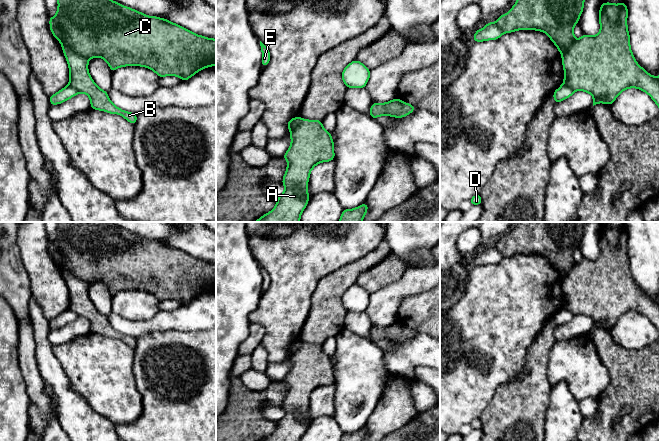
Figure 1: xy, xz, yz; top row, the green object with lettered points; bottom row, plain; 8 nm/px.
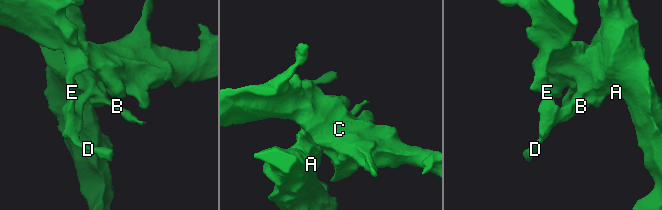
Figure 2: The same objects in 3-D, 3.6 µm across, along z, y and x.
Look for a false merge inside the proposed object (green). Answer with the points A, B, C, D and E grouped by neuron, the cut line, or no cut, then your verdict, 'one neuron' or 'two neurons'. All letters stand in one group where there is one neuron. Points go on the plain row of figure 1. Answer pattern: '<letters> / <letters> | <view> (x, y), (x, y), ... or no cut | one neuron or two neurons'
A B / C D E | xy (51, 241), (64, 264), (87, 283) | two neurons

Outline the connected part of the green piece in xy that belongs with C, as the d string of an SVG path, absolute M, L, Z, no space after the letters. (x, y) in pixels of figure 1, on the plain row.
M57 222L58 233L57 237L52 243L59 251L65 266L74 273L78 278L86 283L91 283L94 281L99 281L104 283L112 296L114 296L119 291L124 290L142 290L154 295L160 302L164 300L178 300L182 305L186 305L191 302L194 298L201 295L204 292L210 290L216 290L216 263L207 262L201 259L197 259L186 252L170 246L168 243L159 242L156 240L147 240L142 236L136 235L132 232L123 230L122 228L110 224L109 222Z

